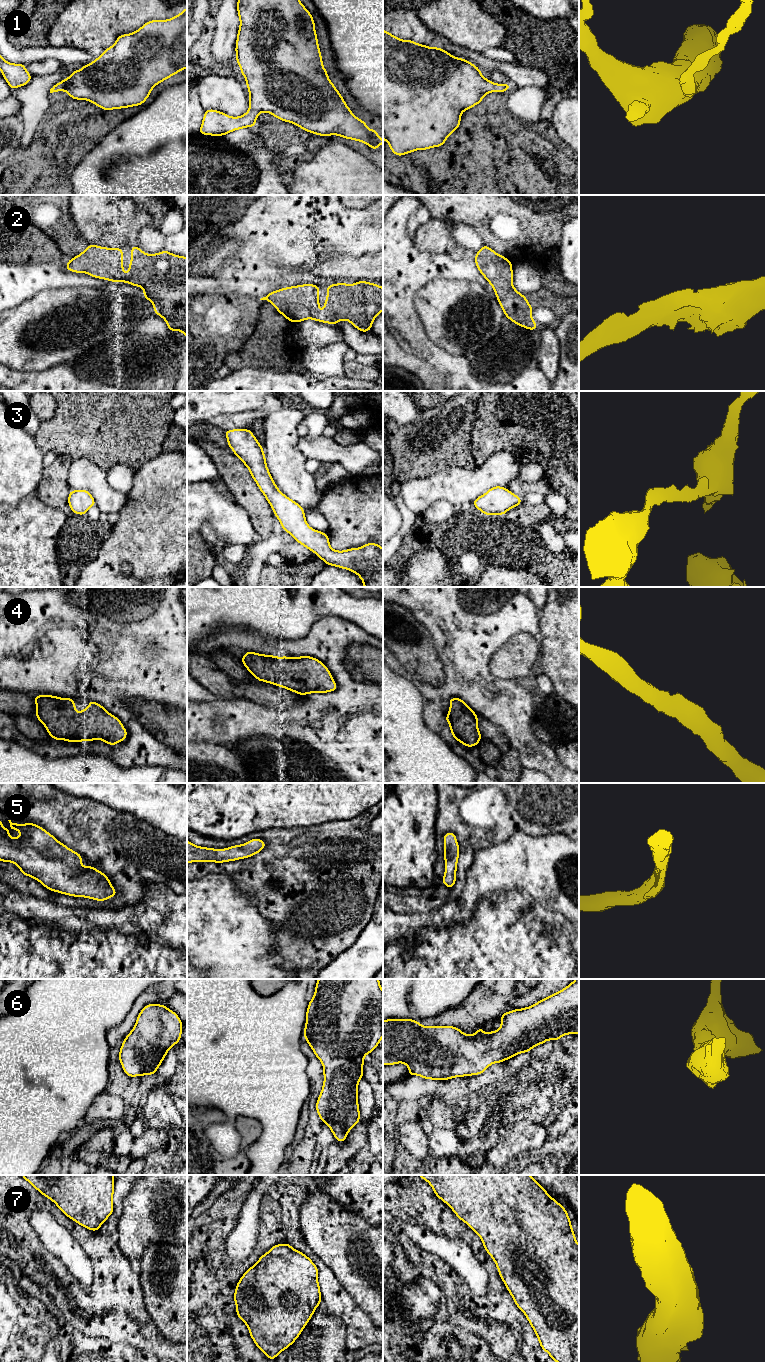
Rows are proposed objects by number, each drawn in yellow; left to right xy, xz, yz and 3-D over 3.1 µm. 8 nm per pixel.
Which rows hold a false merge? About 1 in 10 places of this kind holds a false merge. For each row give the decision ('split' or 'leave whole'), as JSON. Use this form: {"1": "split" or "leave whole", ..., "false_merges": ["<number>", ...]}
{"1": "leave whole", "2": "leave whole", "3": "leave whole", "4": "leave whole", "5": "leave whole", "6": "leave whole", "7": "leave whole", "false_merges": []}

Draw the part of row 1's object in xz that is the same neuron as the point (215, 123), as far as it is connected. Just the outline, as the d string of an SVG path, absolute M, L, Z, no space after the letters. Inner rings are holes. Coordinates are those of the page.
M238 0L237 11L240 26L235 47L236 62L246 80L250 109L238 117L231 117L213 109L205 110L199 134L224 136L238 129L255 127L258 115L261 112L266 112L284 122L295 124L309 133L323 137L338 135L346 139L363 142L373 150L377 150L378 146L383 144L383 140L377 134L375 127L370 131L366 122L351 112L327 76L328 71L323 66L313 17L300 0Z

